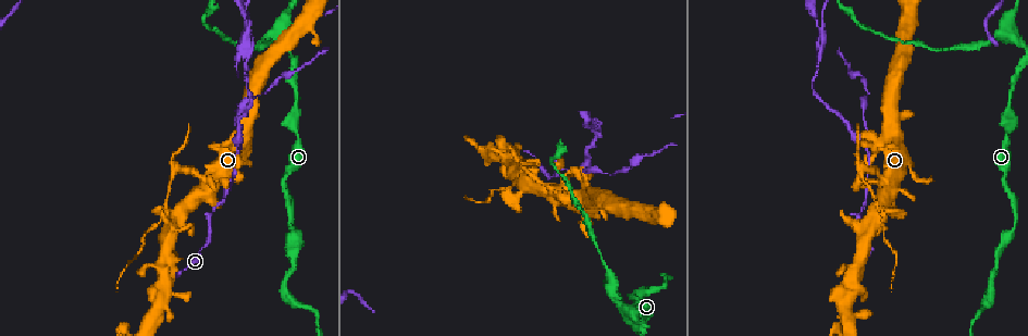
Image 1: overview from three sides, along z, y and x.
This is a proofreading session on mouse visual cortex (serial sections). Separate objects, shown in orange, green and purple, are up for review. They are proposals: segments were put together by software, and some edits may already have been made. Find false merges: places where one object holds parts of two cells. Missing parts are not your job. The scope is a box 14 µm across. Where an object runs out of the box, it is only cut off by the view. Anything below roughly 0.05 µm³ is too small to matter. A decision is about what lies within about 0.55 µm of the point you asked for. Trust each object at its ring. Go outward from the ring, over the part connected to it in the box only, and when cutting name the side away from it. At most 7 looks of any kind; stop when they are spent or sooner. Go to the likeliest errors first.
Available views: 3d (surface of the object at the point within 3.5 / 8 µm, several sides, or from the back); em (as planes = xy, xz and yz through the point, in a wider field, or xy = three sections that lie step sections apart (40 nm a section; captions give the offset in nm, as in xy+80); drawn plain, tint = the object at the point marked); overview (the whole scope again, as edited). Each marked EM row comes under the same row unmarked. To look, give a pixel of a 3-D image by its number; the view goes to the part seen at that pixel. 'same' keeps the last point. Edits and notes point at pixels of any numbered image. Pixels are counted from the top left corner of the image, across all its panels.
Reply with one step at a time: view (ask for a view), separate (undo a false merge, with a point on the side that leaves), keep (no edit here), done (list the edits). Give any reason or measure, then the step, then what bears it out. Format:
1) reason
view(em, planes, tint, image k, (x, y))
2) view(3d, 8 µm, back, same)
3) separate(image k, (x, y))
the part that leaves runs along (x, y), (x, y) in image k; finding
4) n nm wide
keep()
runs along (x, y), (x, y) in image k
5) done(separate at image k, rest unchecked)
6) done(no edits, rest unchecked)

side arm on a straight run
view(3d, 3.5 µm, image 1, (866, 139))

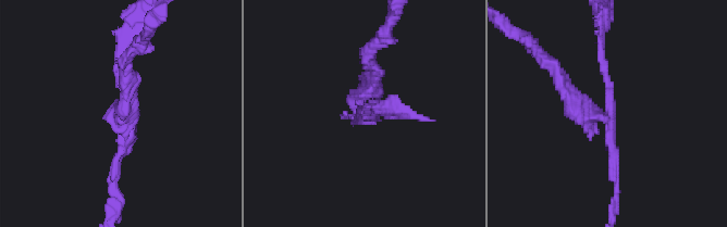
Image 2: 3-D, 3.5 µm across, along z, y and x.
now the EM
view(em, planes, tint, image 2, (368, 117))

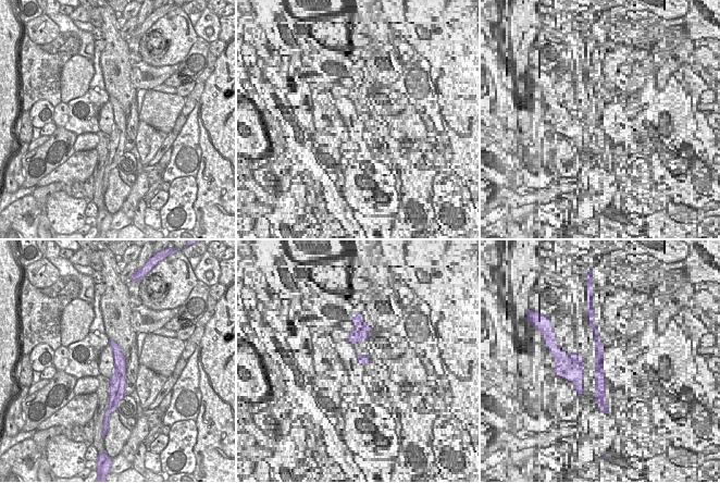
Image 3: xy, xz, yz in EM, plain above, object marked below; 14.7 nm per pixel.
220 nm wide
separate(image 2, (569, 102))
the part that leaves runs along (604, 116), (579, 110), (537, 50) in image 2; two cells meet here

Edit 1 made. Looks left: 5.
view(overview)

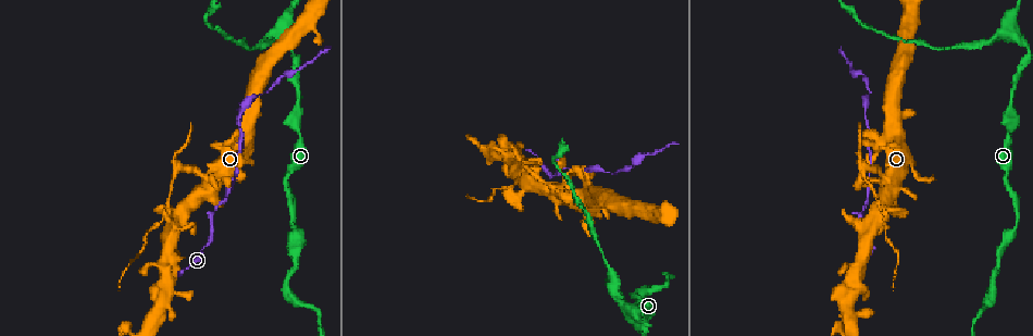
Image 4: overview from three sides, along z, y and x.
abrupt turn
view(3d, 8 µm, image 4, (526, 165))

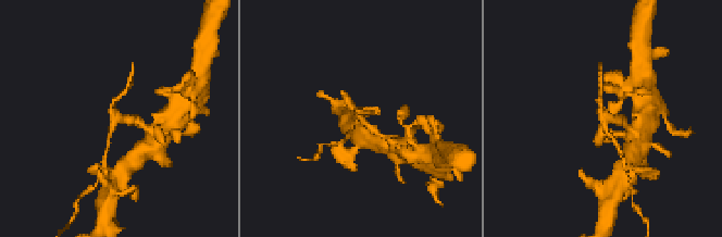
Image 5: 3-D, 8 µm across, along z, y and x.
need the tissue
view(em, xy, step 2, tint, image 5, (116, 121))

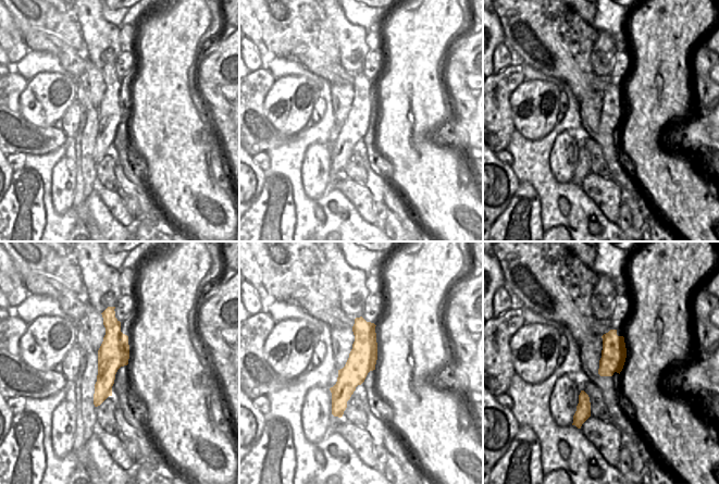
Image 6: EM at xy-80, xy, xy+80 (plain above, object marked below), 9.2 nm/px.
keep()
runs along (137, 123), (119, 119), (107, 149) in image 5; continuous, no second cell

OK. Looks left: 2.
narrows sharply
view(em, xy, step 2, tint, image 4, (265, 37))

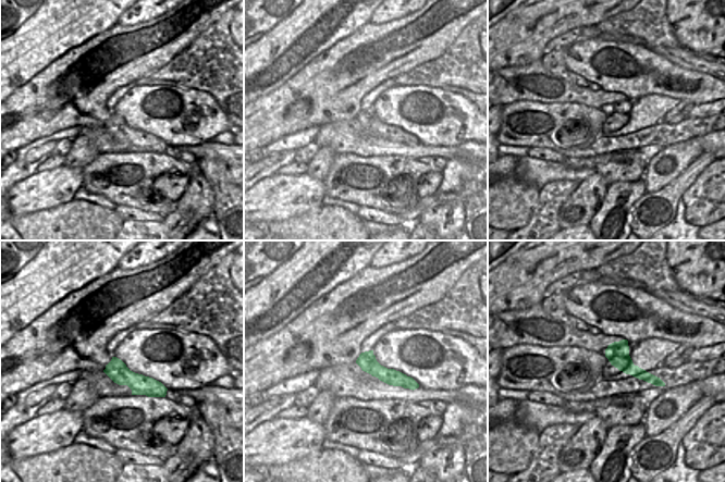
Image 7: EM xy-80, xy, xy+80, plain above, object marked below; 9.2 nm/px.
see where the arms go
view(3d, 3.5 µm, same)

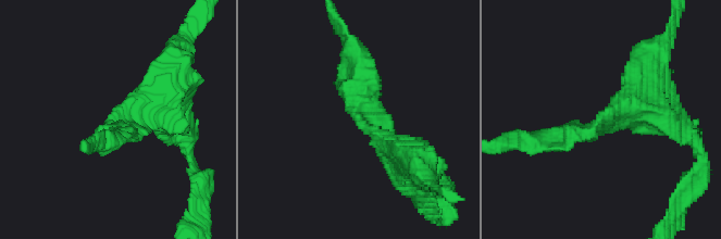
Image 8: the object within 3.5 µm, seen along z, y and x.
arms of 250, 450 nm
keep()
runs along (607, 351), (660, 383) in image 7; all the same cell

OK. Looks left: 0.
done(separate at image 2, rest unchecked)

